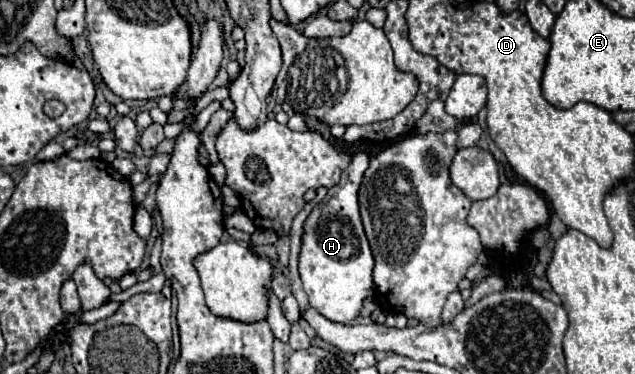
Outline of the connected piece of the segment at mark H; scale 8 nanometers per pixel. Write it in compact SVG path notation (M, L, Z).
M358 152L350 166L342 172L340 182L328 190L326 198L312 208L304 222L302 250L298 260L304 292L308 294L310 306L314 310L340 324L352 322L360 314L364 298L374 294L374 258L358 212L358 188L368 168L368 160L370 158L366 152Z

